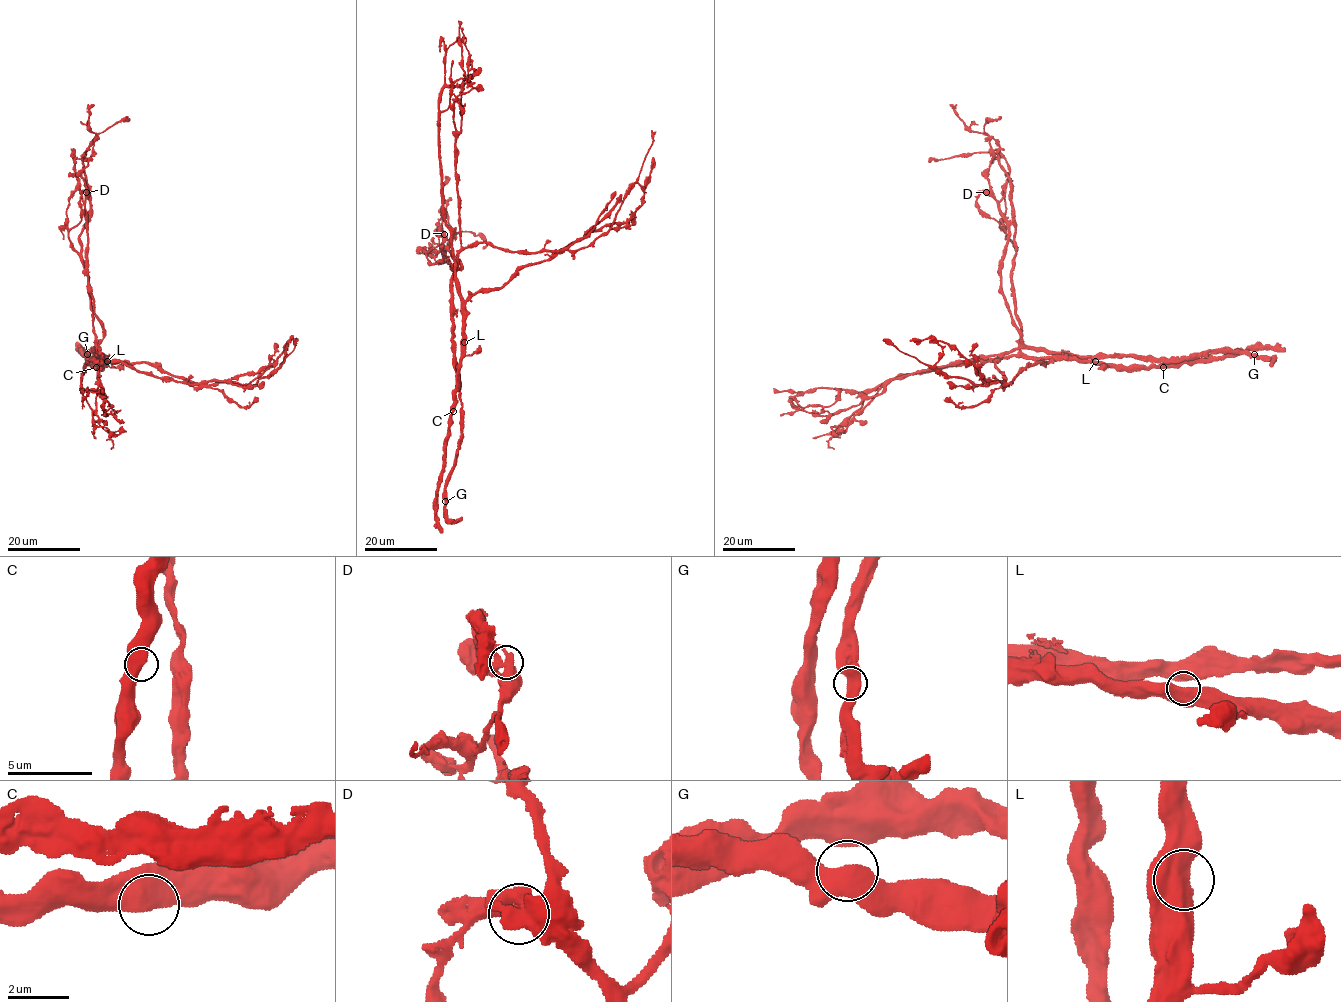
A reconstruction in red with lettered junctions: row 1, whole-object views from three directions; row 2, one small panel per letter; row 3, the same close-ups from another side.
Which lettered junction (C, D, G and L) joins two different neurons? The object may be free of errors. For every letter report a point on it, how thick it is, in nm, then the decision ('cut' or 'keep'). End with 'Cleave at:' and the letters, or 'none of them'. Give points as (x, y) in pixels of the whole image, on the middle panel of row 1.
C: (453, 411) | 600 nm | keep
D: (444, 234) | 600 nm | cut
G: (445, 501) | 550 nm | keep
L: (464, 342) | 650 nm | keep
Cleave at: D

